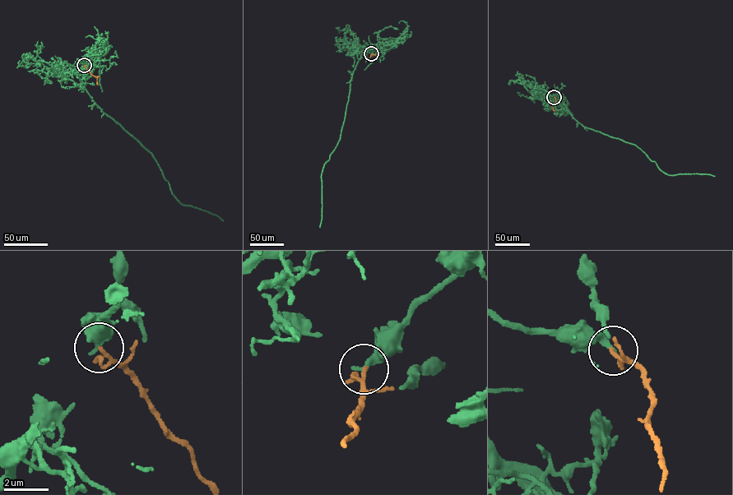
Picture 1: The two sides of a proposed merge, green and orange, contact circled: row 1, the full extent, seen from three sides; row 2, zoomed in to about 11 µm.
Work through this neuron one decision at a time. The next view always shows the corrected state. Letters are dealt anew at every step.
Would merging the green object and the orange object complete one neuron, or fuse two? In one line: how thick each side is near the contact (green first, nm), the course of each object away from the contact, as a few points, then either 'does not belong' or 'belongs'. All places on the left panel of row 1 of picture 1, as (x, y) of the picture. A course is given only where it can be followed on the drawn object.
280 nm thick on the green side, 140 nm on the other; green runs (84, 65), (74, 71), (87, 92), (102, 111), (150, 152), (177, 199), (224, 221); orange runs (84, 65), (97, 78), (98, 85); belongs

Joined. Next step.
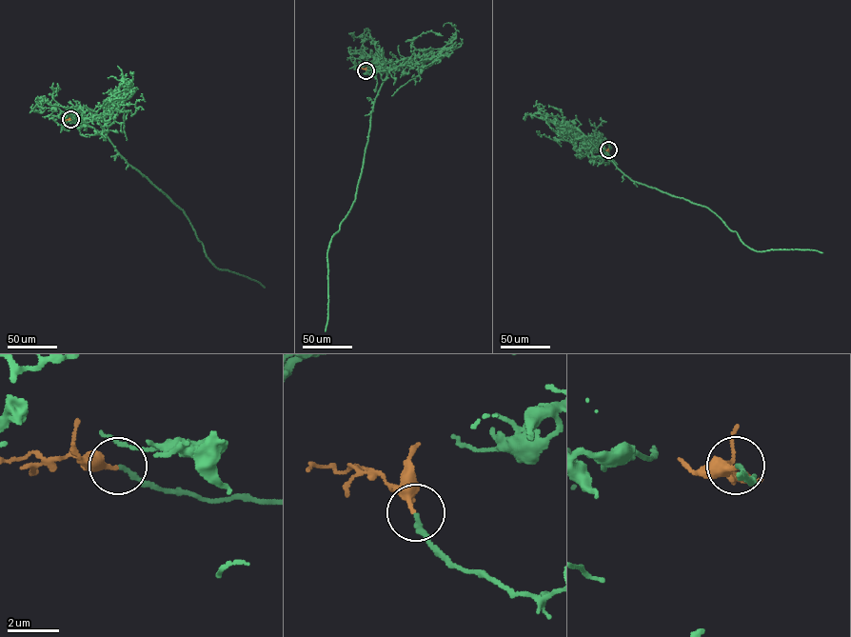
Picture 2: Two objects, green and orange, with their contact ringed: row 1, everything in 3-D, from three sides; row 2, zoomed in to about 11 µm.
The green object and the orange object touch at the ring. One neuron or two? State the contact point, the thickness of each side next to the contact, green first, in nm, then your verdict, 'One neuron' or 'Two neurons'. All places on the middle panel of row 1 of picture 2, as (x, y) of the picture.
Place: (366, 70). Thickness 170 nm (green) against 260 nm. One neuron

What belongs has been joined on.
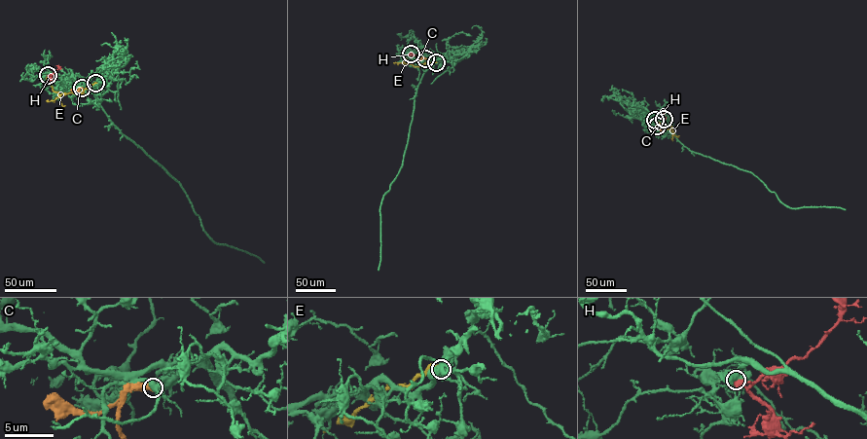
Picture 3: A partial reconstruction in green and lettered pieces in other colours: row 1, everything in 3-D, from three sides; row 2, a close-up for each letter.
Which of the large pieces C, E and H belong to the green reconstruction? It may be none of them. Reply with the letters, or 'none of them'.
H

